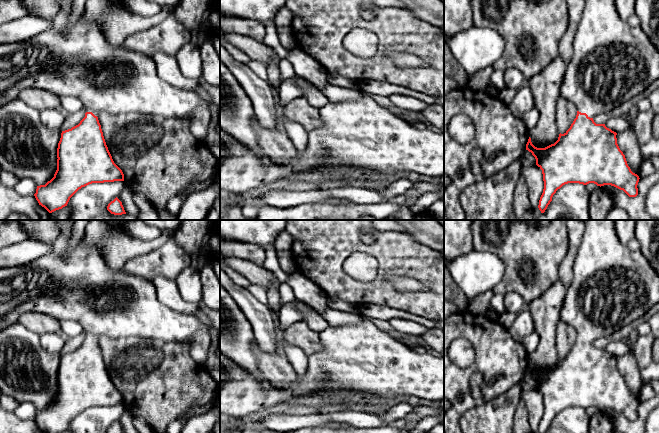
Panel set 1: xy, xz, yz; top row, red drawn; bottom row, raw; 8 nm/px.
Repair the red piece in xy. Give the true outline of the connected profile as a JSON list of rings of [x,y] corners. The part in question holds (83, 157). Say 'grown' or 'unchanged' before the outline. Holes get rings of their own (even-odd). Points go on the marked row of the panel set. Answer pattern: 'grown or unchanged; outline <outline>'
grown; outline [[[58,0],[60,10],[50,29],[22,42],[0,44],[0,108],[18,99],[19,93],[28,88],[40,89],[58,97],[79,99],[85,108],[85,117],[71,129],[62,131],[57,148],[57,170],[45,185],[37,186],[34,194],[39,205],[49,213],[67,206],[70,198],[82,187],[92,183],[124,181],[122,170],[114,163],[106,145],[98,114],[139,113],[165,118],[188,119],[194,137],[204,142],[211,121],[210,105],[196,92],[172,86],[162,80],[157,73],[153,58],[110,43],[99,24],[86,21],[83,14],[73,25],[68,25],[68,17],[74,0]]]

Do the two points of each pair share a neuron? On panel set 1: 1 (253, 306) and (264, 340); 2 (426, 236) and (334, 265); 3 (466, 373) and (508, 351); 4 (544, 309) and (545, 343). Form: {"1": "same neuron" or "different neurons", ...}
{"1": "same neuron", "2": "different neurons", "3": "same neuron", "4": "same neuron"}

